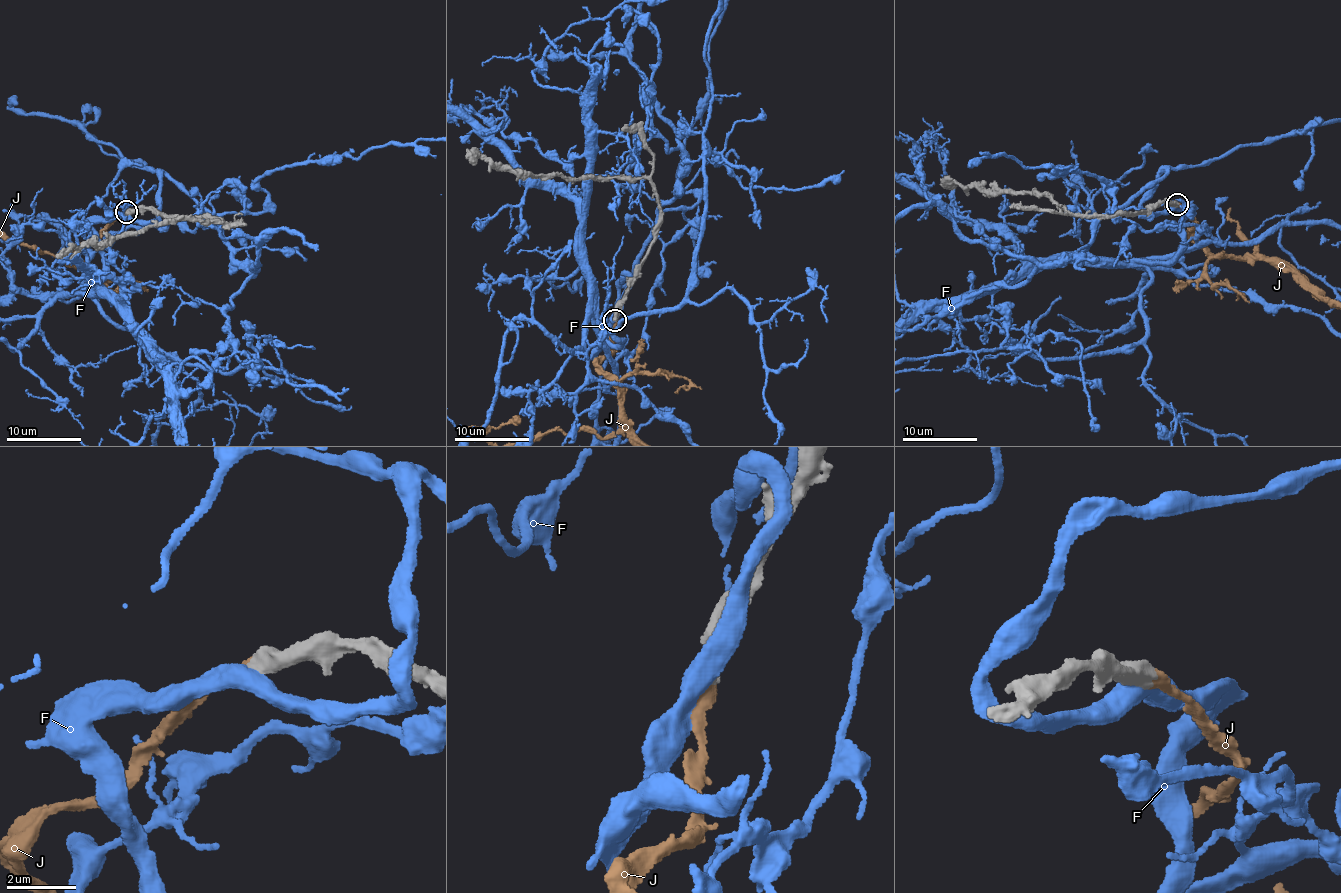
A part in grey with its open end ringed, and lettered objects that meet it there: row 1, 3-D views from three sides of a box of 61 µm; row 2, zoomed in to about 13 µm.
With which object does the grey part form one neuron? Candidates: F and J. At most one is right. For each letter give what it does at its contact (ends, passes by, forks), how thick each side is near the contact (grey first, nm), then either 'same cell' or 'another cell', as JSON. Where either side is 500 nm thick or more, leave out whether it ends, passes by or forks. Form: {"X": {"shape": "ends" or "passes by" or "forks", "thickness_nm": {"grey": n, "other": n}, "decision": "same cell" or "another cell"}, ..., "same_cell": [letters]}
{"F": {"thickness_nm": {"grey": 600, "other": 550}, "decision": "another cell"}, "J": {"thickness_nm": {"grey": 550, "other": 420}, "decision": "same cell"}, "same_cell": ["J"]}

